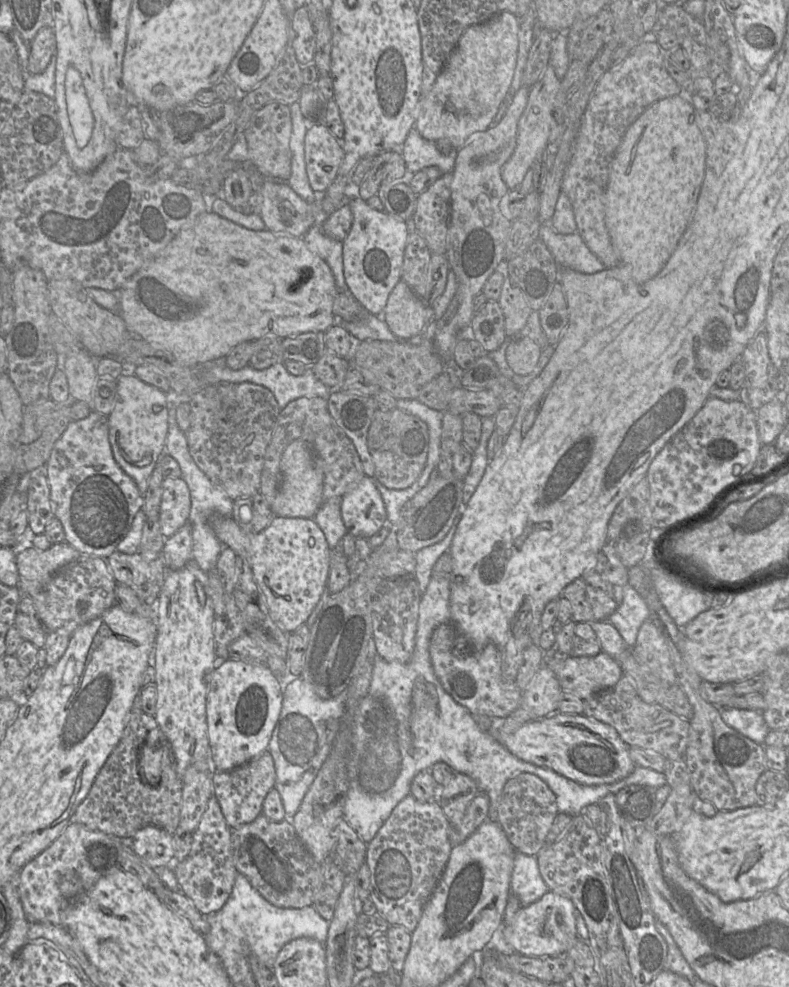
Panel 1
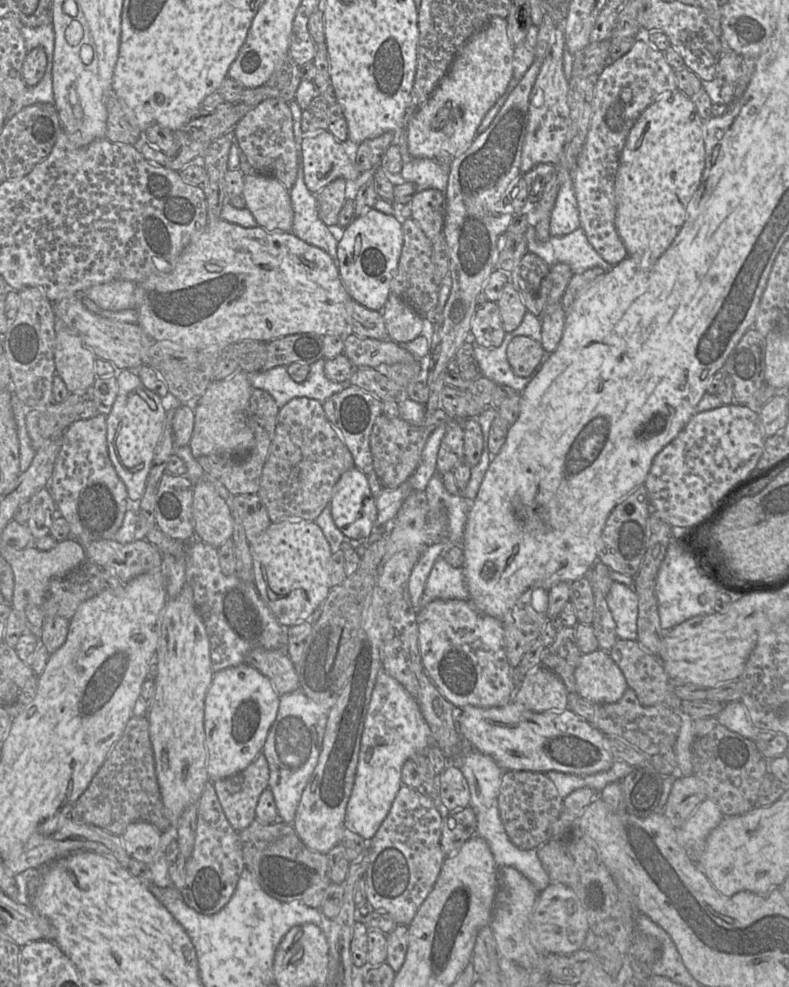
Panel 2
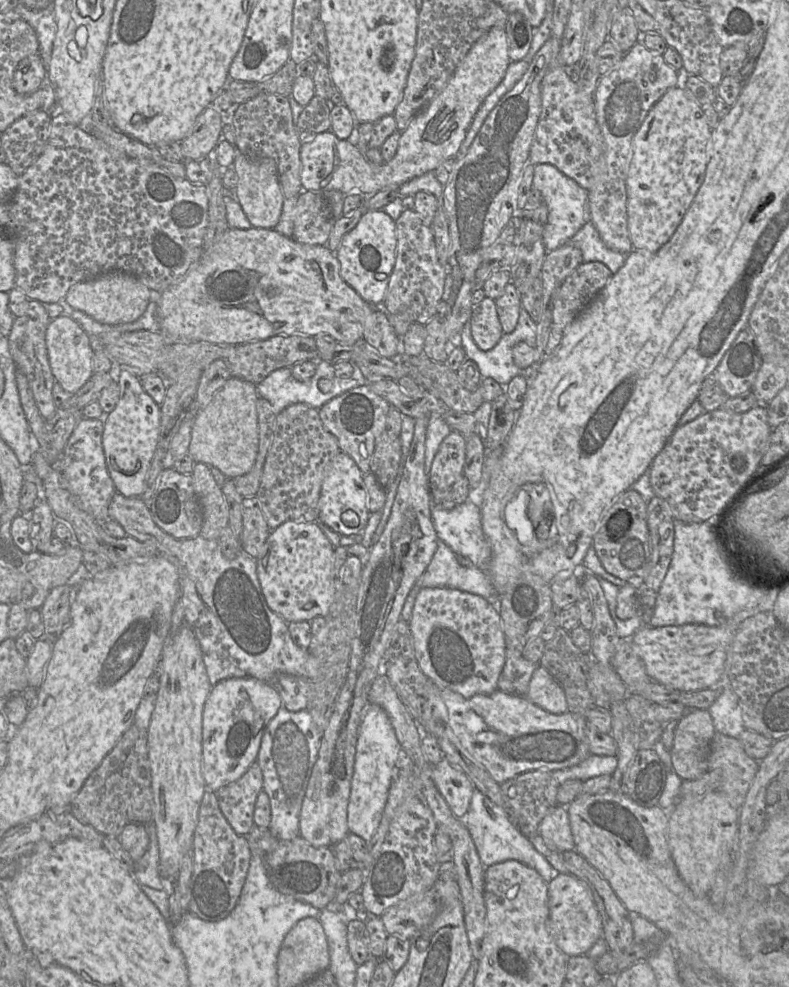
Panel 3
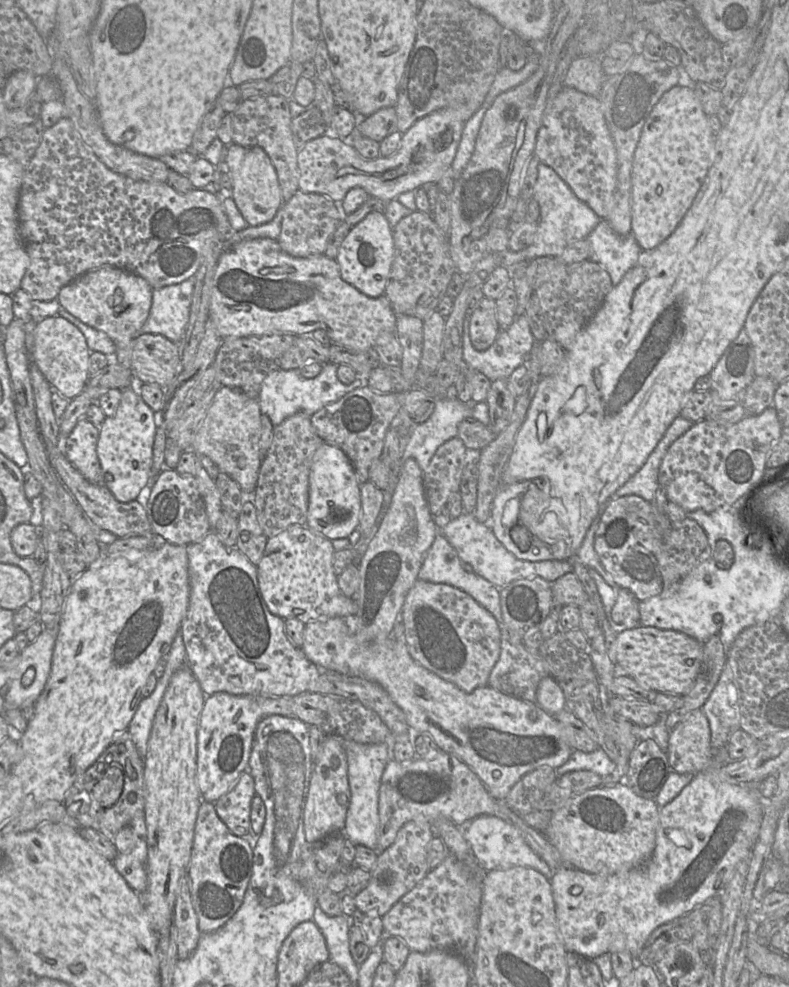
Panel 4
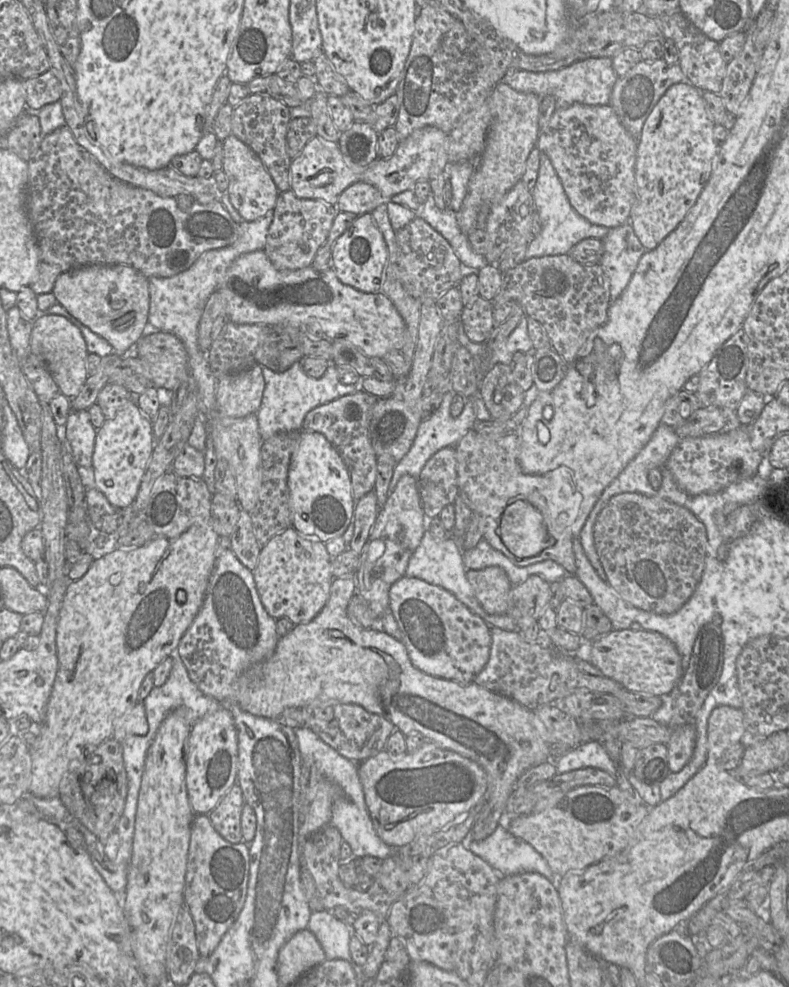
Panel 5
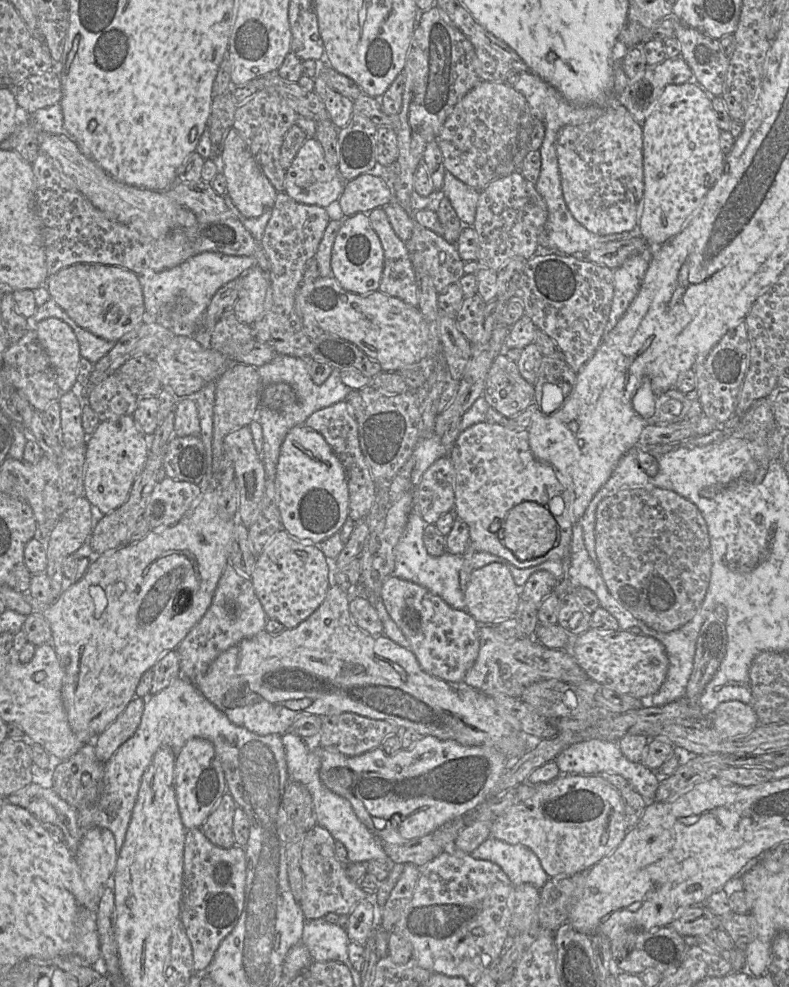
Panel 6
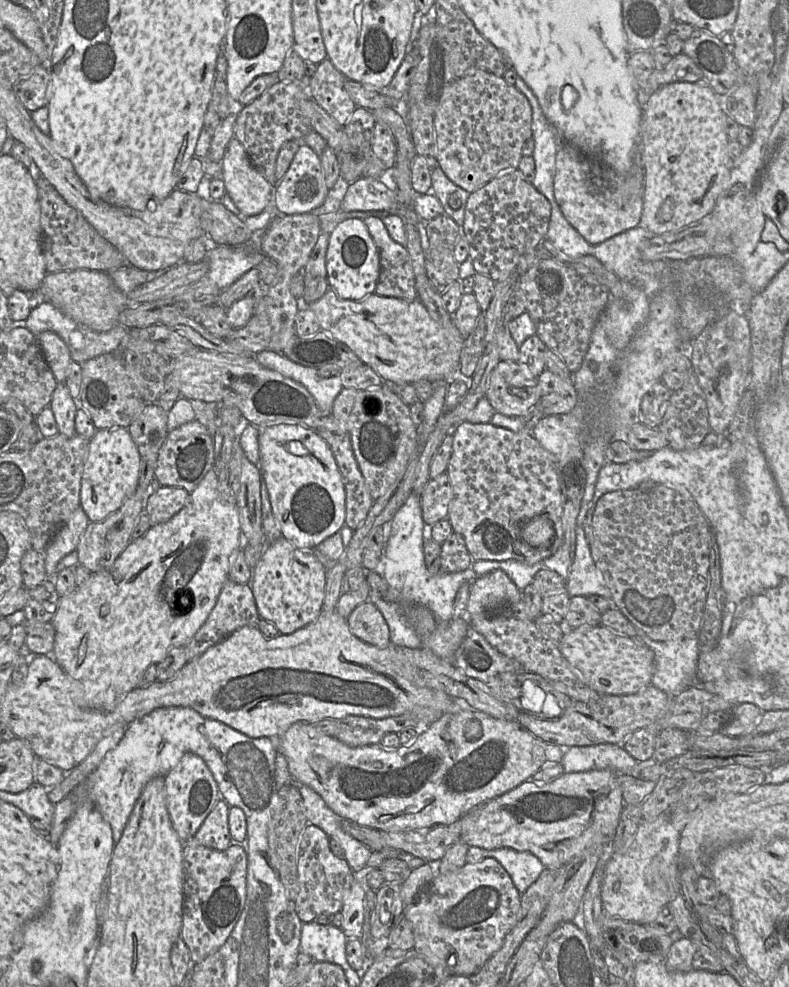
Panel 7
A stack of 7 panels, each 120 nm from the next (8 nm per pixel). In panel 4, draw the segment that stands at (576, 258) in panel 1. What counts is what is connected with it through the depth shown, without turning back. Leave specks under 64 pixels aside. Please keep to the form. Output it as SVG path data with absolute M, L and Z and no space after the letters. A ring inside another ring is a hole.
M602 220L588 235L591 254L589 260L600 264L610 275L612 285L618 285L633 268L642 248L633 234L618 235L609 222Z

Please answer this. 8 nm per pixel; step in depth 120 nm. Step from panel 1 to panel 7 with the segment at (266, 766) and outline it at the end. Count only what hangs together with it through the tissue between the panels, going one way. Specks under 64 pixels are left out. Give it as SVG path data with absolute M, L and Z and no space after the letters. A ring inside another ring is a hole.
M219 799L194 835L194 840L211 849L226 850L233 843L228 825L229 810L227 802Z

